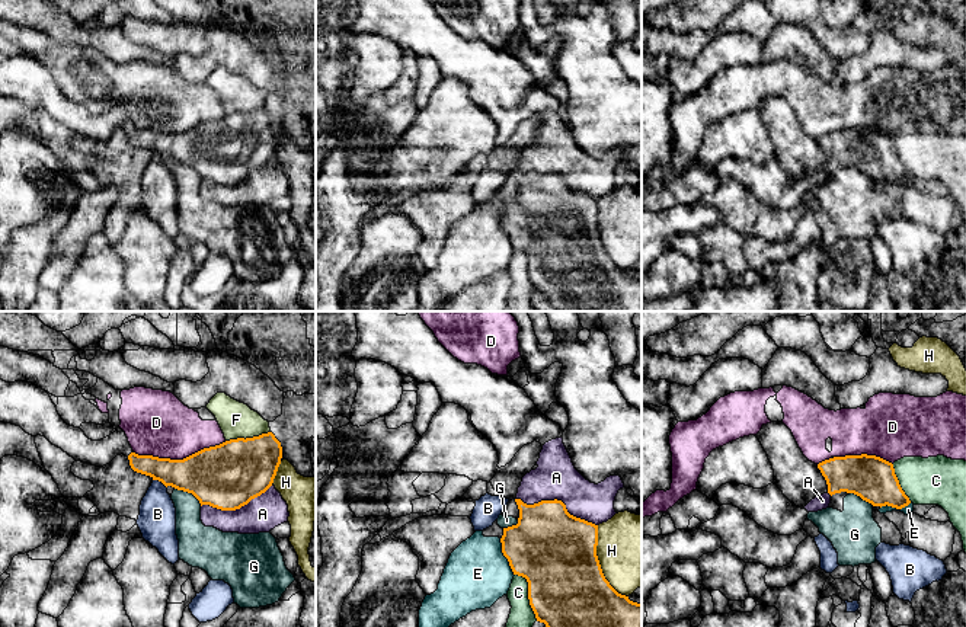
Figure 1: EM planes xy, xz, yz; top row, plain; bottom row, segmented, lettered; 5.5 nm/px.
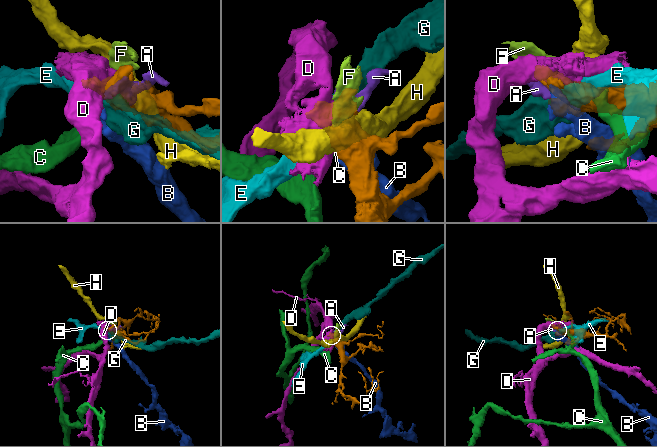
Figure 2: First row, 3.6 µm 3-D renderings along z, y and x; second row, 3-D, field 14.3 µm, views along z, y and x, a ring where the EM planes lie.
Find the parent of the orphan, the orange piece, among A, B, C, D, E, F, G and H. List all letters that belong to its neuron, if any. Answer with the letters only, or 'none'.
none

